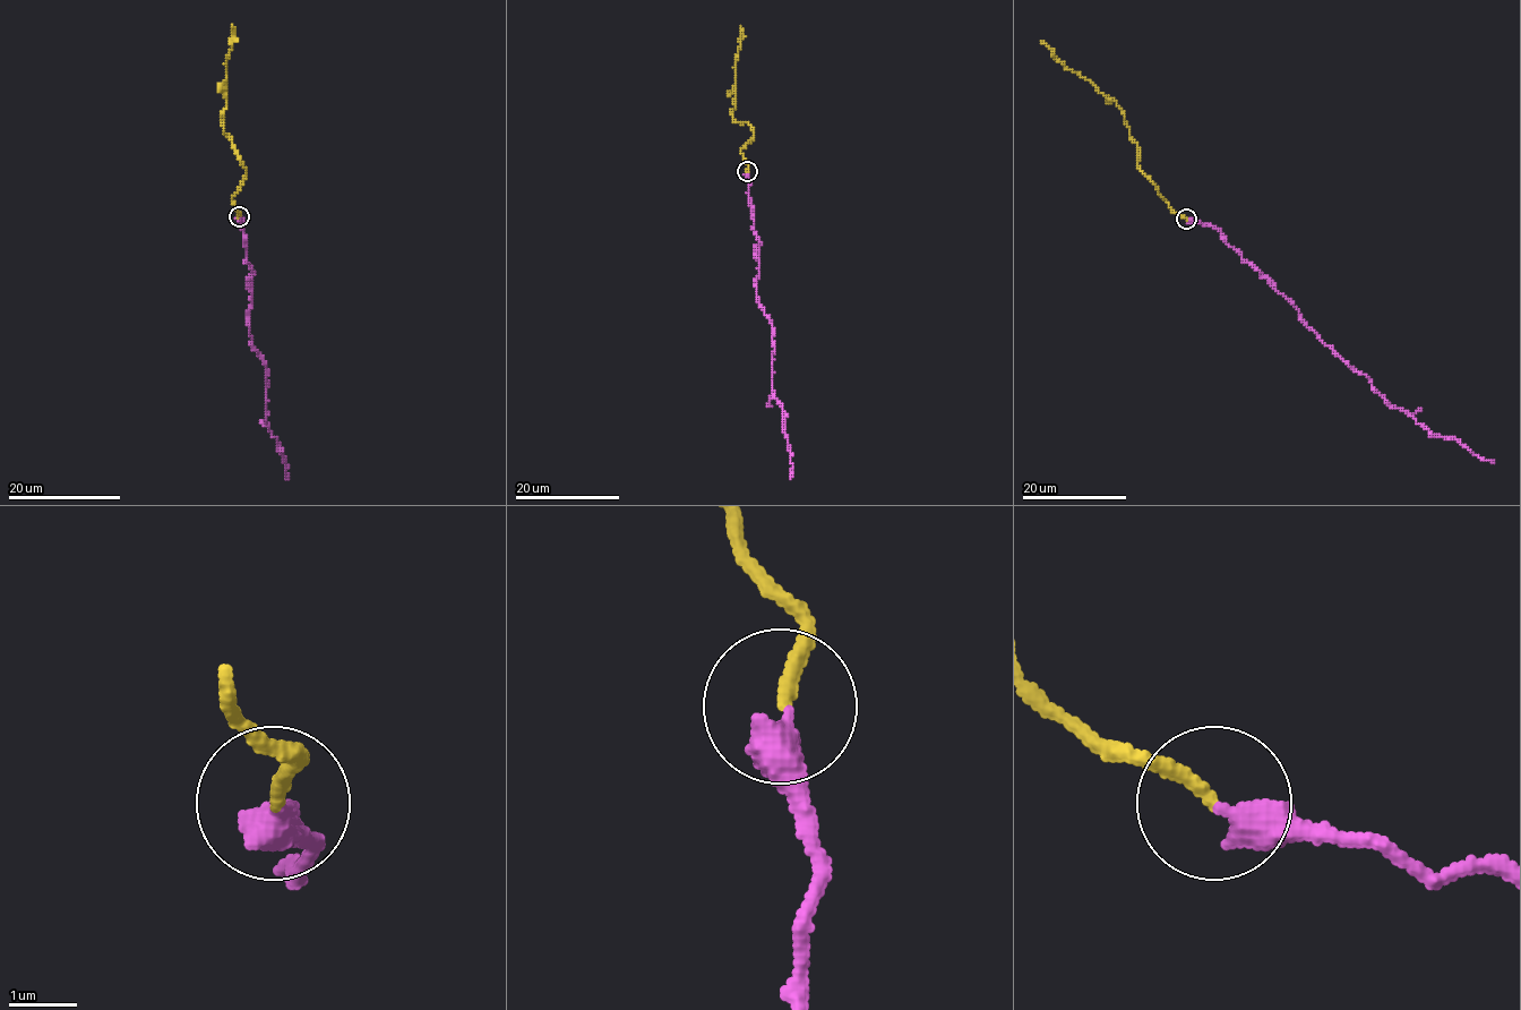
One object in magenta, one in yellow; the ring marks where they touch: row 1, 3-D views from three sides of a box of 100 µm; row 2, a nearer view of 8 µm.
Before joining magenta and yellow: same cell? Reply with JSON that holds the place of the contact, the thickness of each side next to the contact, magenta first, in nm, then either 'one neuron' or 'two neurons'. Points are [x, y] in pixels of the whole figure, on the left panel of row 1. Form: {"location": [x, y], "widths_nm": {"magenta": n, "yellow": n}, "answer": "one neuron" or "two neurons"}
{"location": [239, 216], "widths_nm": {"magenta": 440, "yellow": 200}, "answer": "one neuron"}

